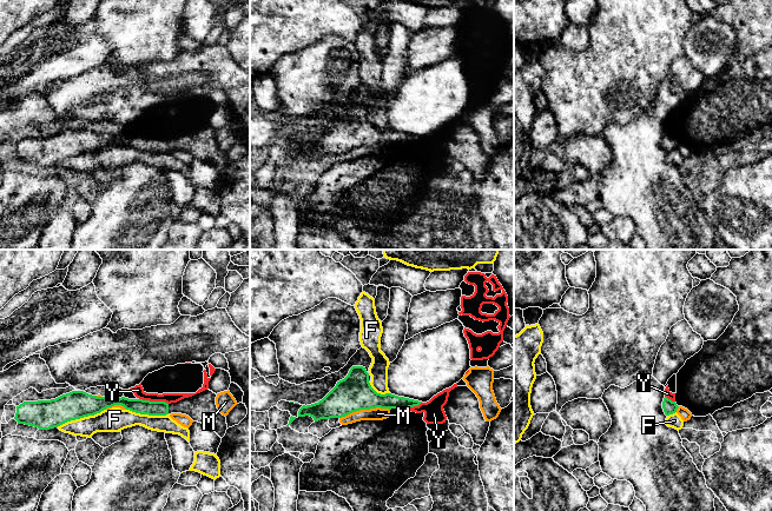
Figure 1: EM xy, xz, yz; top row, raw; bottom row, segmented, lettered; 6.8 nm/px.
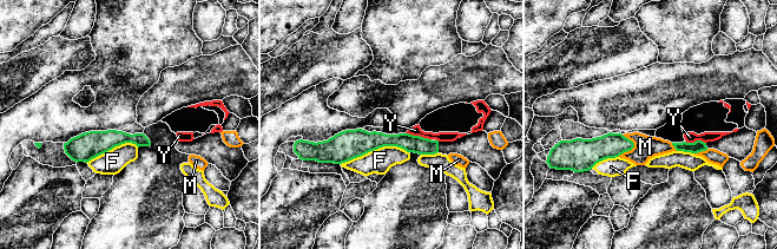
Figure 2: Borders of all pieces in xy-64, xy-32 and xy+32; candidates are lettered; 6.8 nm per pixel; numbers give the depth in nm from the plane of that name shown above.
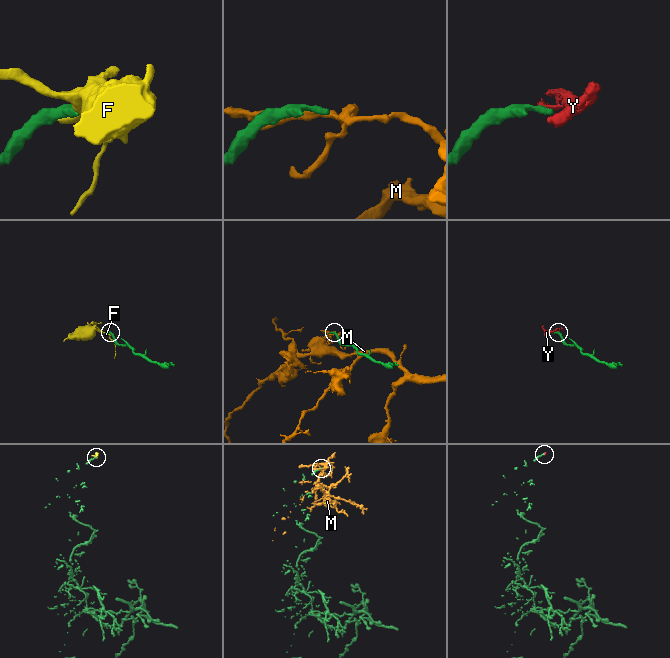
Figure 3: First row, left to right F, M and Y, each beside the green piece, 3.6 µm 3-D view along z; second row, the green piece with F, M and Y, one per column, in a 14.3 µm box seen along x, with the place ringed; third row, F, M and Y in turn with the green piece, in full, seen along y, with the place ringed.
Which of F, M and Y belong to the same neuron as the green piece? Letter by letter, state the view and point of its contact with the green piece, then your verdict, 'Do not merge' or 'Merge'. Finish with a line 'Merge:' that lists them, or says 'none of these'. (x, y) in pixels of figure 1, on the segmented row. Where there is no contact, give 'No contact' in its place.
F: Touches green at xy (80, 417). Do not merge
M: Touches green at xz (364, 409). Do not merge
Y: Touches green at xy (153, 402). Do not merge
Merge: none of these

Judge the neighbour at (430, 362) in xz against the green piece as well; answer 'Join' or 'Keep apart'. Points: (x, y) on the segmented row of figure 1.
Keep apart

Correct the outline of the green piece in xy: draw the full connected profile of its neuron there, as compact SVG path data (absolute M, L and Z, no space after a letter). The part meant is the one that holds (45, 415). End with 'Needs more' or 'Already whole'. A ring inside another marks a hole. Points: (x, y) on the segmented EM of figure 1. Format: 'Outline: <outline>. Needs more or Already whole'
Outline: M207 389L177 403L167 404L125 397L112 399L92 396L84 391L72 391L51 400L24 402L17 406L14 419L18 424L50 430L71 420L94 416L107 407L121 405L126 410L140 414L186 414L193 422L207 425L223 438L227 430L226 417L218 411L216 397L217 394Z. Needs more

